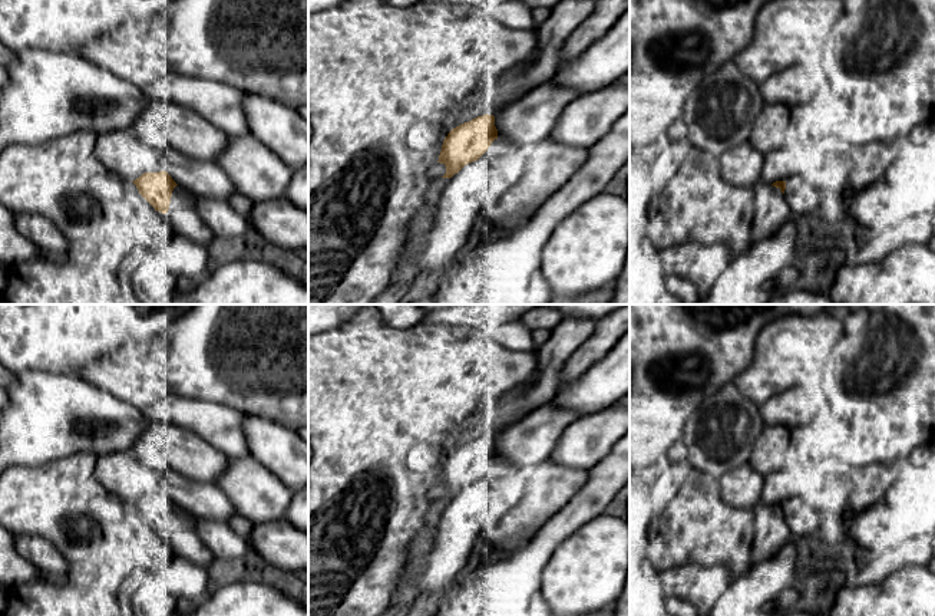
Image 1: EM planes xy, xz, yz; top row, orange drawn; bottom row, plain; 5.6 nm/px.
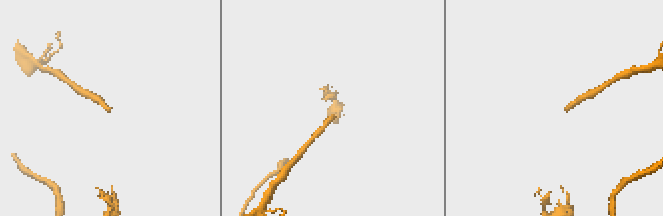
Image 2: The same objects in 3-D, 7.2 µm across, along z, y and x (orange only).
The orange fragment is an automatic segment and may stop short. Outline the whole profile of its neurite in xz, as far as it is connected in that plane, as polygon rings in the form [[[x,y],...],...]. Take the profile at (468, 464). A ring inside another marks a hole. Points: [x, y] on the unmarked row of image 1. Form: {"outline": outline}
{"outline": [[[482,437],[453,449],[443,462],[439,477],[440,485],[446,488],[442,500],[452,500],[465,487],[478,482],[498,461],[493,437]]]}

